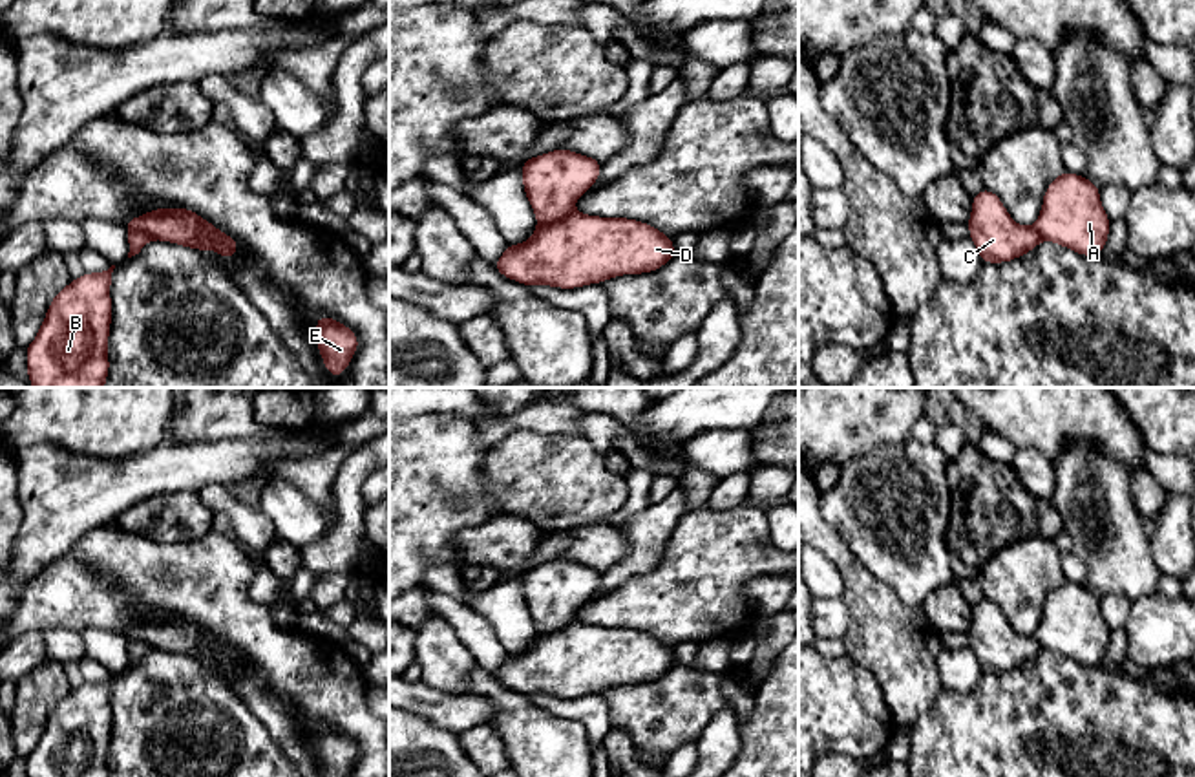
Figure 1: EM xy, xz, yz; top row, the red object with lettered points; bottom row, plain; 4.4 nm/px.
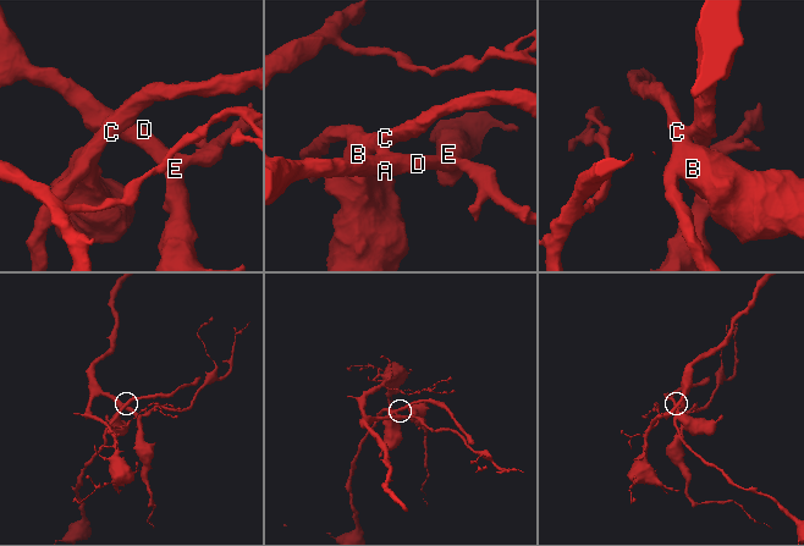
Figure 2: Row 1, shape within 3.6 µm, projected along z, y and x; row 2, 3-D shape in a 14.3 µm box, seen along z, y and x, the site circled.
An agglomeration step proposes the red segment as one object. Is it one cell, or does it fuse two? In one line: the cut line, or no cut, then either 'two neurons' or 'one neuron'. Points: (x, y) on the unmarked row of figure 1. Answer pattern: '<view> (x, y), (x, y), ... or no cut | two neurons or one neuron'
xz (572, 618), (539, 635) | two neurons

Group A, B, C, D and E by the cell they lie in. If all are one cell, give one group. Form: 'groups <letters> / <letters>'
groups A D E / B C

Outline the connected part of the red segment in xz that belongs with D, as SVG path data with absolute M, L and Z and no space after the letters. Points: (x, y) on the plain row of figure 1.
M570 622L552 633L543 633L521 655L506 653L502 665L493 673L499 684L530 695L577 698L601 693L621 684L654 682L674 667L672 647L649 633L630 627L601 627Z

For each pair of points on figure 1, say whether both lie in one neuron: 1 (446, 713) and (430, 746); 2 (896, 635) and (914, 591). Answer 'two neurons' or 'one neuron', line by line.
1: two neurons
2: two neurons

